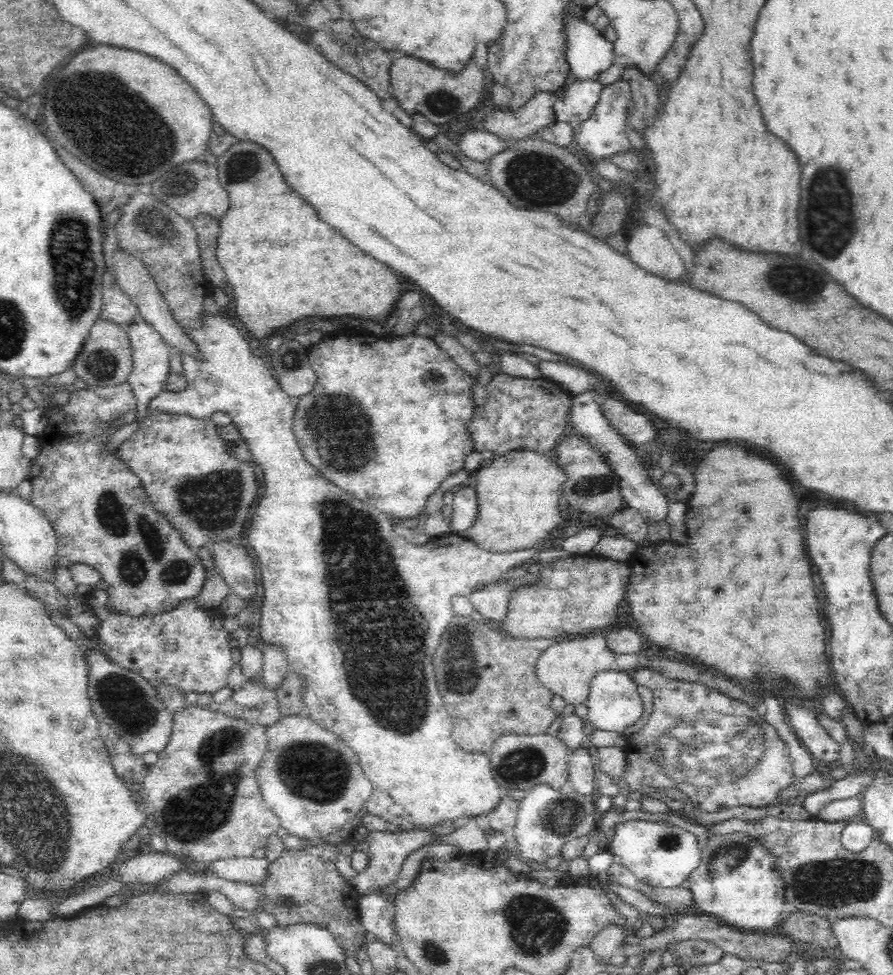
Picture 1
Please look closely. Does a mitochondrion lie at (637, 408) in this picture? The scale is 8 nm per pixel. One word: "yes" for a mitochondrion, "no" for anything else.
no

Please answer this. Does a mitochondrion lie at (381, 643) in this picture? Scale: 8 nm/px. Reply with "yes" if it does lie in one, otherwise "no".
yes

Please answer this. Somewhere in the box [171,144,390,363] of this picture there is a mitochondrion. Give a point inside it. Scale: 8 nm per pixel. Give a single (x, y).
(242, 165)

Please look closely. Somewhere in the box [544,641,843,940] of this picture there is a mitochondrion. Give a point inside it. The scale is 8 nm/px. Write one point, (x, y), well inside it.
(710, 757)

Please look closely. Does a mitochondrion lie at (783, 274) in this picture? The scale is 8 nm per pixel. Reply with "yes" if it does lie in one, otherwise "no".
yes

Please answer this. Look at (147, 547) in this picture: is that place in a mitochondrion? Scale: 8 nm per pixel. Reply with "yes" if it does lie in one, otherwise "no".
yes

